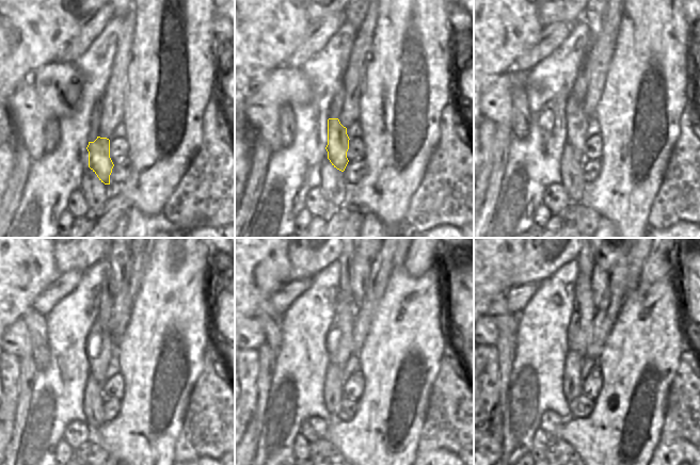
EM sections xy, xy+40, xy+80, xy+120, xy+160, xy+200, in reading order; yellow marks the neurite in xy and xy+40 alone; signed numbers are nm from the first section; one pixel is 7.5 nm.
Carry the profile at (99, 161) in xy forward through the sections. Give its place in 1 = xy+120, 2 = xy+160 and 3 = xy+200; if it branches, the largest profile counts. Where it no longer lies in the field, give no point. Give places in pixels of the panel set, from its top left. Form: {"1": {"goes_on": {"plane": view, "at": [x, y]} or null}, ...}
{"1": {"goes_on": {"plane": "xy+120", "at": [100, 347]}}, "2": {"goes_on": {"plane": "xy+160", "at": [339, 339]}}, "3": {"goes_on": {"plane": "xy+200", "at": [579, 330]}}}

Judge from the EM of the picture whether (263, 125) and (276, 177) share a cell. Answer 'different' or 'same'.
different

